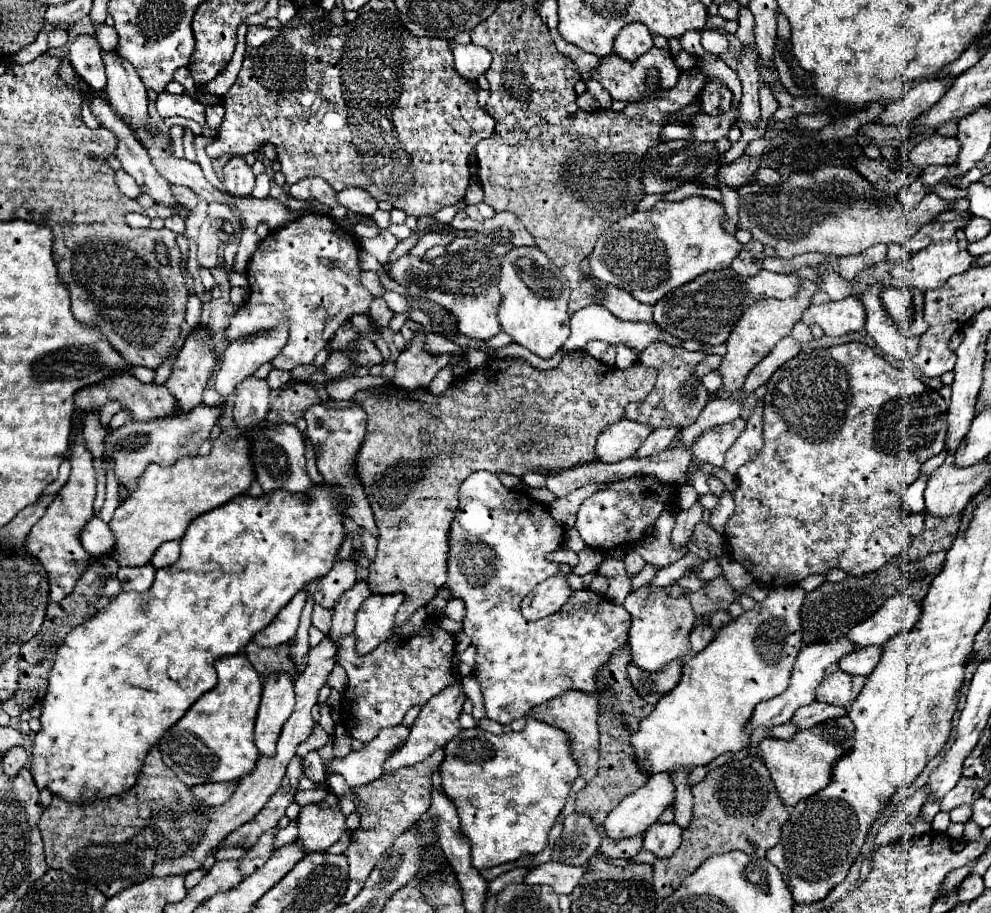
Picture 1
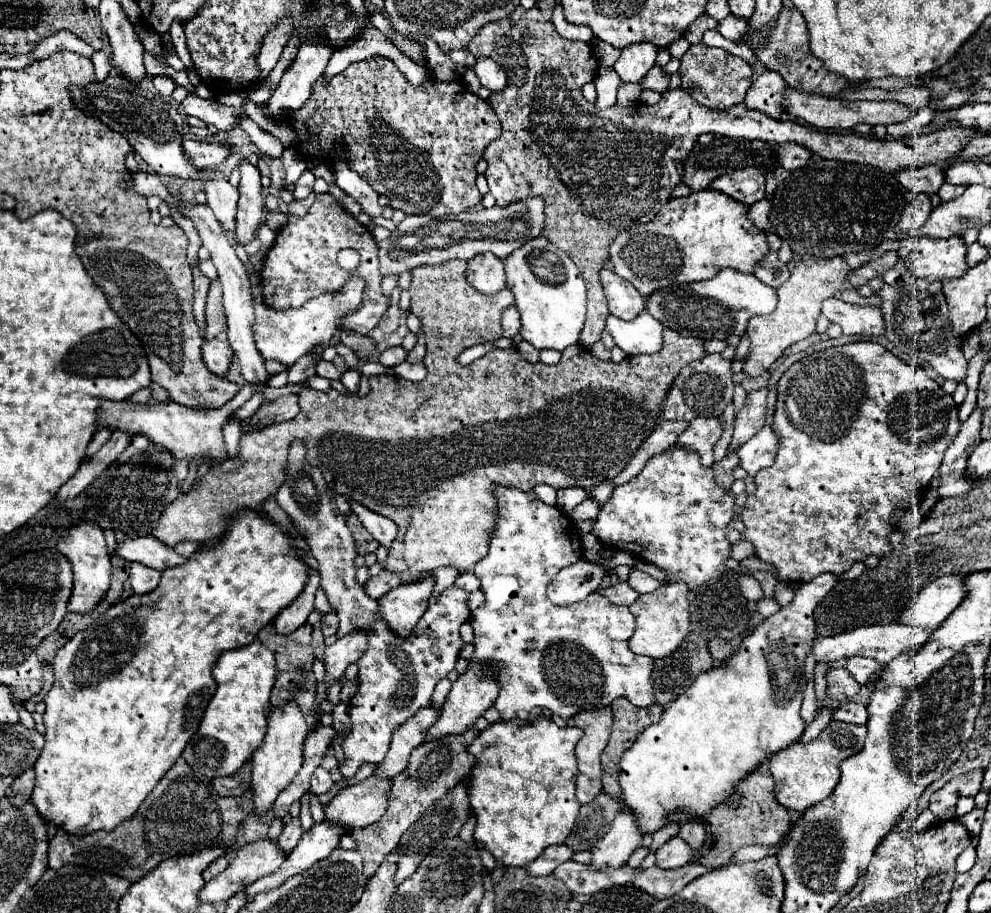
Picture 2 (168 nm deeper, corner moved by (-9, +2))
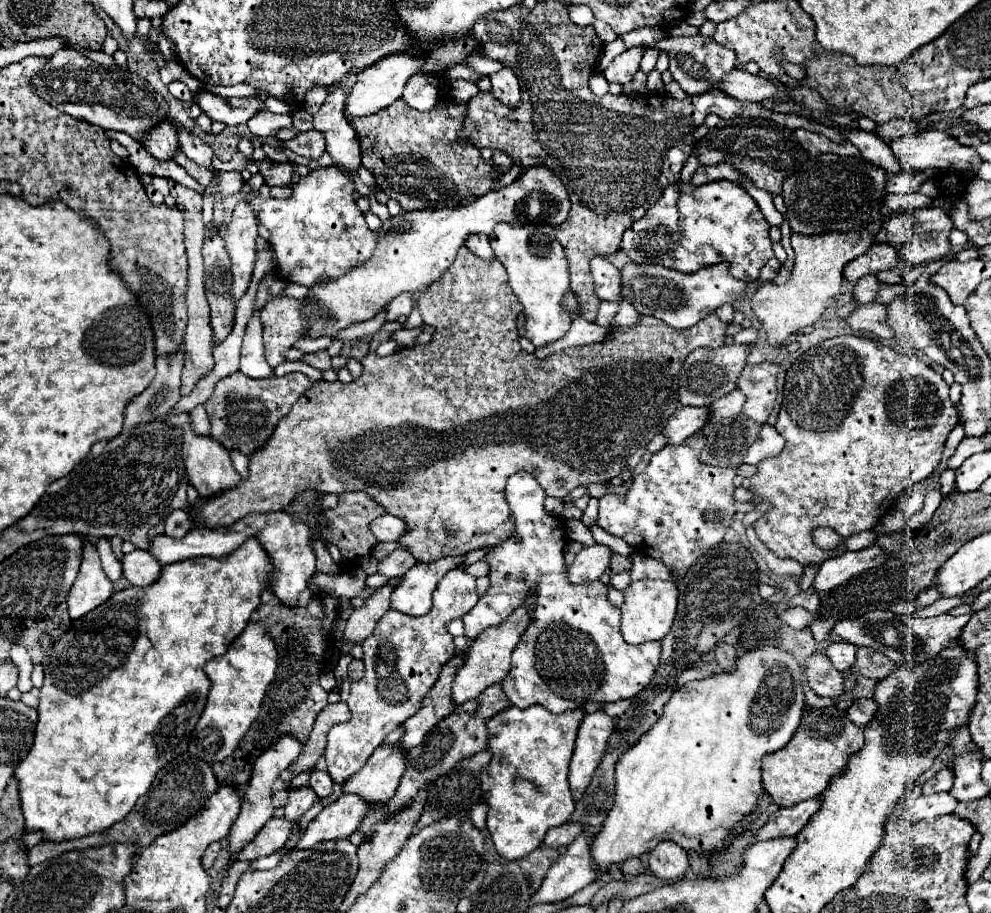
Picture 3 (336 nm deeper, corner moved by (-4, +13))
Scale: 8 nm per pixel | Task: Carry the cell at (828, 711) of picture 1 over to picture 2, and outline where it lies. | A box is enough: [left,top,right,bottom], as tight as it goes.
[833,702,867,724]

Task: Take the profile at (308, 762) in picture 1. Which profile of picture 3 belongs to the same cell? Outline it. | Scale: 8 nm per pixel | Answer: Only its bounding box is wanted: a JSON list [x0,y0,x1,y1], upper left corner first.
[310,769,332,797]

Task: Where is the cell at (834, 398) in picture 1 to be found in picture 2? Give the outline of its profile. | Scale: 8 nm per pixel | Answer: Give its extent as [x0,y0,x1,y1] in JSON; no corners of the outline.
[741,342,961,582]

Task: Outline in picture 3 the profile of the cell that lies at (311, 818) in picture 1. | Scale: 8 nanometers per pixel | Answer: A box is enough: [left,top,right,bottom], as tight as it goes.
[342,743,404,803]

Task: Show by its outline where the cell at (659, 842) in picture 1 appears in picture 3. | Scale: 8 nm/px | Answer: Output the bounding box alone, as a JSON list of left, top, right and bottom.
[650,841,688,879]

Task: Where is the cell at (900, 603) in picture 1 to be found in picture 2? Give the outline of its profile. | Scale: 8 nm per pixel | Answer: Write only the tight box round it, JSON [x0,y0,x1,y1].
[899,576,967,628]

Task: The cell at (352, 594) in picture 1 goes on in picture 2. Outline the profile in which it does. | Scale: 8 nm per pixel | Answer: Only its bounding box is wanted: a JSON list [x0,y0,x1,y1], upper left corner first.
[365,570,401,598]

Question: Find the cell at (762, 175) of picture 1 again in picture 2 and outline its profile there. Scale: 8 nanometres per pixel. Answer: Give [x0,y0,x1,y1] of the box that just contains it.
[709,168,765,204]

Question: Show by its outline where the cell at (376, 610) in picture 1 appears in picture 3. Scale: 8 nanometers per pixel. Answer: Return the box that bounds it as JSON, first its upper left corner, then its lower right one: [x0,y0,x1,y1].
[390,557,464,617]

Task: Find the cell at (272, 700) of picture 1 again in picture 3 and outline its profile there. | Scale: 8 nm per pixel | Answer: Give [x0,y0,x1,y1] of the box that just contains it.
[230,733,302,853]

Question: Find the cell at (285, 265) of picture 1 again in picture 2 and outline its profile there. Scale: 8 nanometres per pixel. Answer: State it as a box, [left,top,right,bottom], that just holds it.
[261,194,389,334]

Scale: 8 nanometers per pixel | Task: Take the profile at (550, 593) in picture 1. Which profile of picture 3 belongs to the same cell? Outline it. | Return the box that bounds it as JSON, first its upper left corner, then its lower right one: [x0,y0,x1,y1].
[566,545,610,585]

